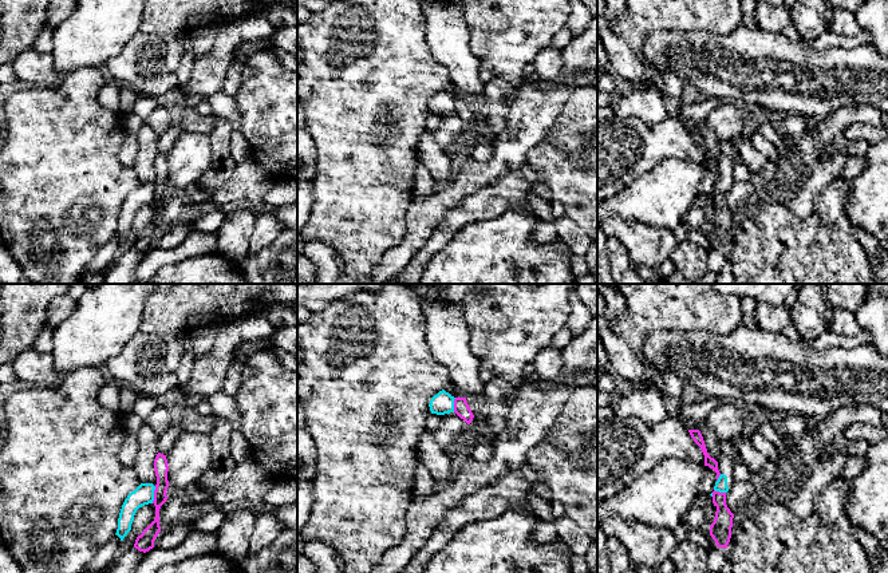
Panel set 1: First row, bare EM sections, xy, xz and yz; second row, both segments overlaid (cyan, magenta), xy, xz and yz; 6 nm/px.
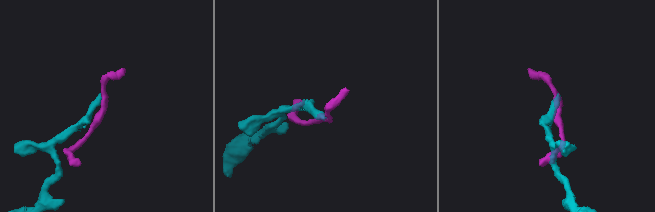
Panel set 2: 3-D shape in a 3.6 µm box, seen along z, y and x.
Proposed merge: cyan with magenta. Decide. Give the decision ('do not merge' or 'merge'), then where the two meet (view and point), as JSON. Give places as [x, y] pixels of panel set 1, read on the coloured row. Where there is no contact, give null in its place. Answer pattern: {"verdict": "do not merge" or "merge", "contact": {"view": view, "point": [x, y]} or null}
{"verdict": "do not merge", "contact": {"view": "xy", "point": [153, 494]}}

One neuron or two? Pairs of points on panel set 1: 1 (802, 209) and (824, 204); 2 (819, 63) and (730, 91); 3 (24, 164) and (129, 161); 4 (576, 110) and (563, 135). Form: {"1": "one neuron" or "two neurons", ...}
{"1": "two neurons", "2": "one neuron", "3": "two neurons", "4": "one neuron"}

